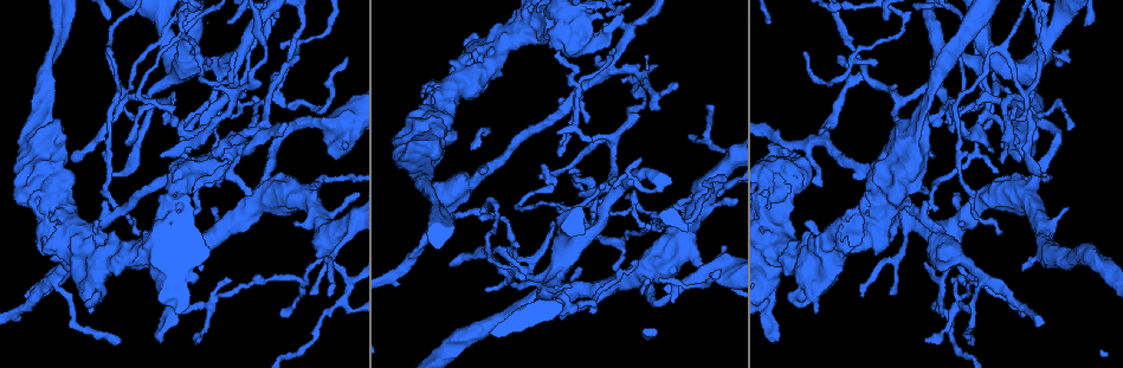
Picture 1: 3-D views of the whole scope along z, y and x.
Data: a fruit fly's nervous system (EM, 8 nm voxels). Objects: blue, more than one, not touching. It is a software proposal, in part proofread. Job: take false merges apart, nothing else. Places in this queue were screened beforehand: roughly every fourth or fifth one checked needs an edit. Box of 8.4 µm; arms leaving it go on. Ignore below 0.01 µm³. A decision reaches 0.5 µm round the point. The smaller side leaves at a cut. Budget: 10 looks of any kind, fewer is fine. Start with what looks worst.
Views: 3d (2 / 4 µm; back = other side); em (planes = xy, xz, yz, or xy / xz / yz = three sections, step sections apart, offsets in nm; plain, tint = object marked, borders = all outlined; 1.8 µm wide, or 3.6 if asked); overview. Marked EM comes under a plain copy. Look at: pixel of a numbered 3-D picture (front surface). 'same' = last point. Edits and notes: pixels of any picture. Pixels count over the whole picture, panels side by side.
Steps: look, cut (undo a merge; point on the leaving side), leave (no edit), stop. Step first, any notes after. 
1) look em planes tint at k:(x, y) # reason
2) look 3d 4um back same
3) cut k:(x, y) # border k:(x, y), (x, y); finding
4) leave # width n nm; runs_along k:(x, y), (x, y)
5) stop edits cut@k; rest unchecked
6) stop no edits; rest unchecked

look 3d 2um back at 1:(188, 173) # closes a loop

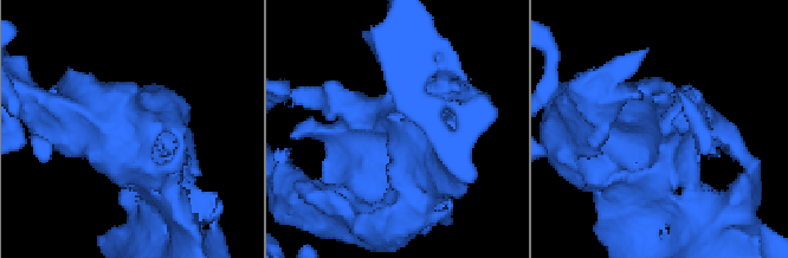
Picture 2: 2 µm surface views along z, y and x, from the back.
look em planes tint at 2:(660, 126)

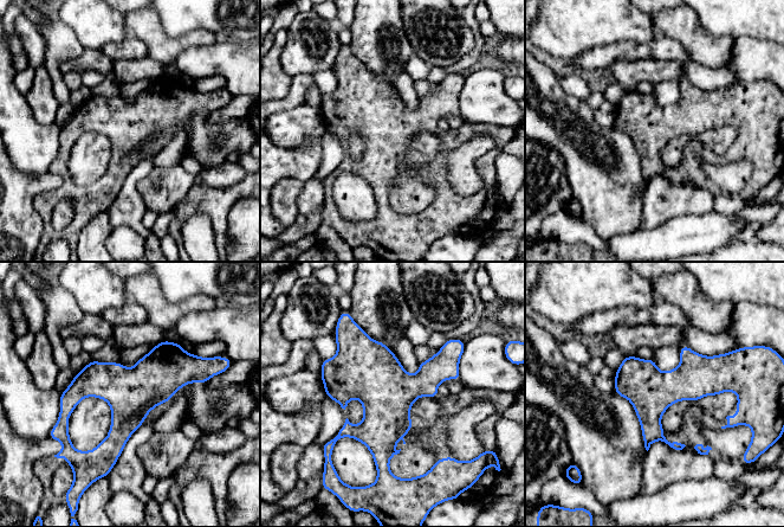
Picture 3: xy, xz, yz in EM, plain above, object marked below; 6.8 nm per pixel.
leave # runs_along 3:(196, 377), (88, 384), (62, 419); continuous, no second neuron

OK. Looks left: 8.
look em planes tint at 1:(481, 52) # sharp bend

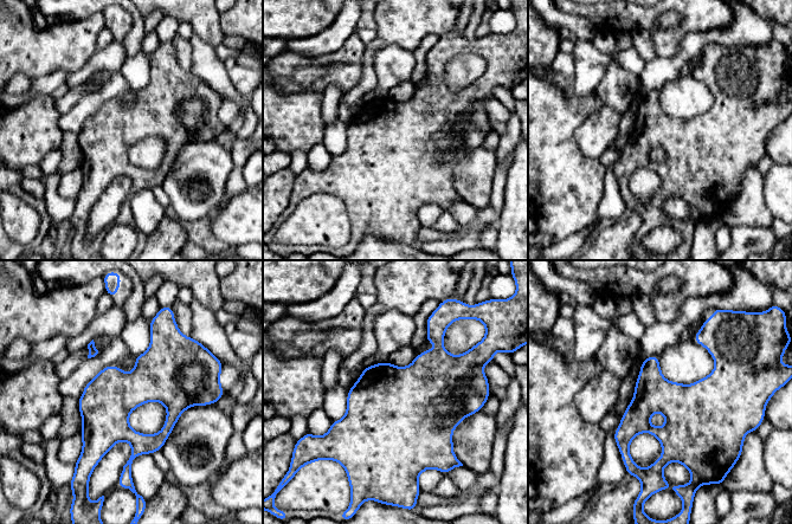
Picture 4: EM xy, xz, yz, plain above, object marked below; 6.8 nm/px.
leave # one neuron here

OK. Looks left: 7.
look em xz step 4 borders at 1:(168, 42) # four or more arms meet

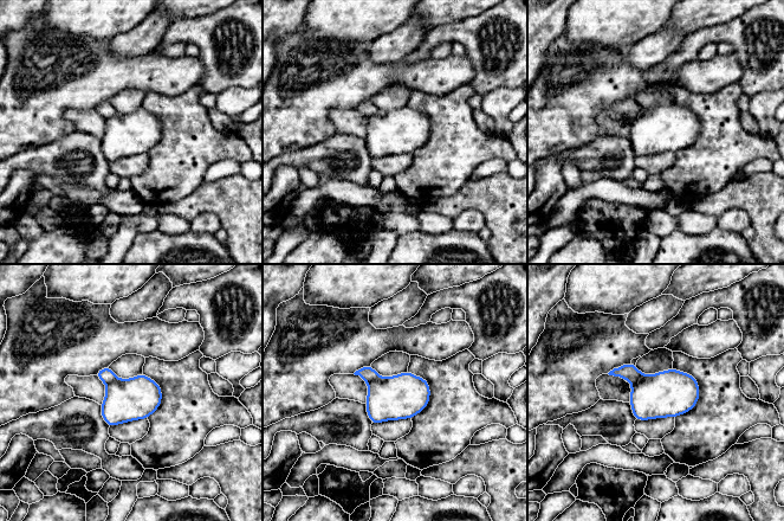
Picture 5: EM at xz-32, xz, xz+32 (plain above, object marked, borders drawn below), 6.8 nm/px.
cut 5:(629, 372) # border 5:(645, 375), (632, 384); two neurons meet here

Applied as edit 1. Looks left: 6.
look 3d 4um at 1:(923, 192) # touches itself

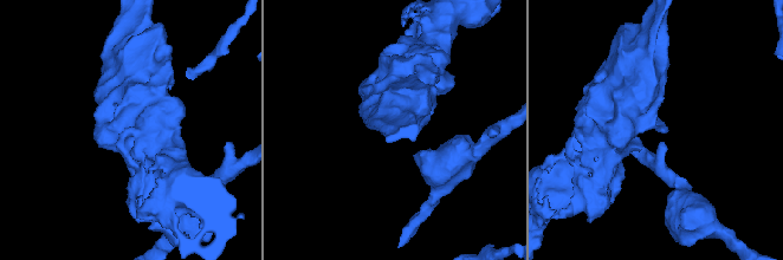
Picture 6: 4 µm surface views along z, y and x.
look em planes tint at 6:(660, 130) # shape alone is not enough

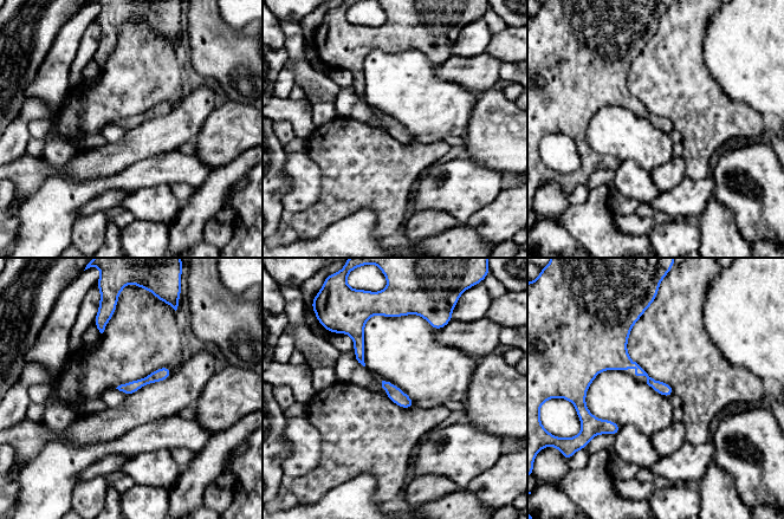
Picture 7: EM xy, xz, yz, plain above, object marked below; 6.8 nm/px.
leave # runs_along 7:(590, 377), (603, 363), (633, 363), (669, 391); all the same neuron

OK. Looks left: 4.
stop edits cut@5; rest unchecked

